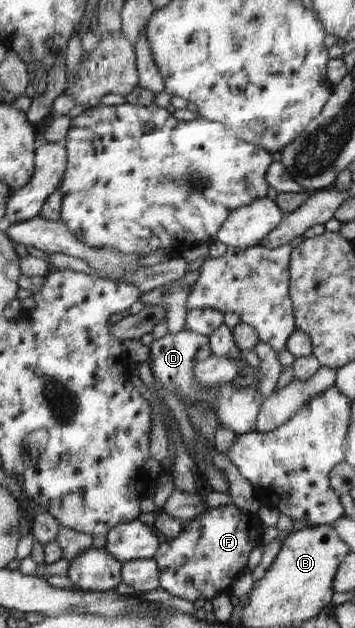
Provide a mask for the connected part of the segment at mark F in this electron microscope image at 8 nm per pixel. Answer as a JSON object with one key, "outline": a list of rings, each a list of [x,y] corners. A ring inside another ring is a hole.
{"outline":[[[233,503],[214,509],[210,508],[202,516],[185,523],[178,537],[167,539],[162,543],[161,549],[158,549],[157,556],[153,558],[160,569],[159,588],[170,595],[193,602],[202,597],[211,600],[213,597],[222,595],[222,591],[226,591],[236,579],[236,575],[246,567],[246,561],[252,549],[261,544],[263,529],[258,515],[245,512]]]}

